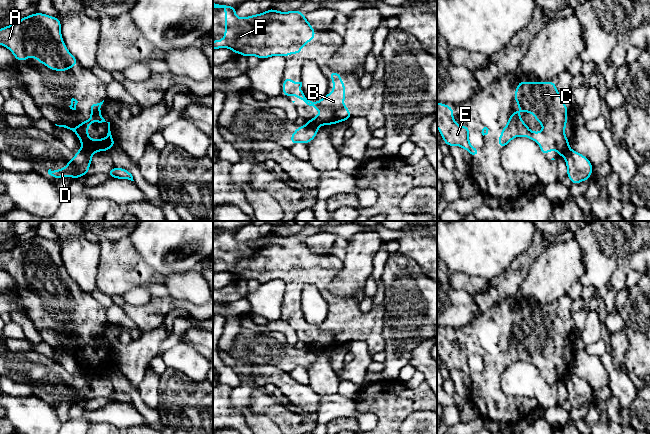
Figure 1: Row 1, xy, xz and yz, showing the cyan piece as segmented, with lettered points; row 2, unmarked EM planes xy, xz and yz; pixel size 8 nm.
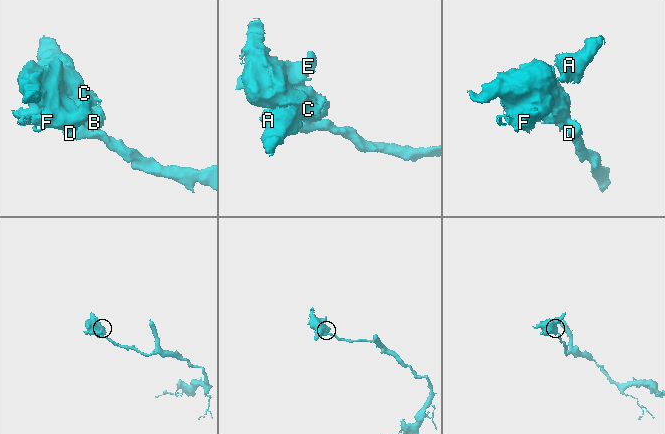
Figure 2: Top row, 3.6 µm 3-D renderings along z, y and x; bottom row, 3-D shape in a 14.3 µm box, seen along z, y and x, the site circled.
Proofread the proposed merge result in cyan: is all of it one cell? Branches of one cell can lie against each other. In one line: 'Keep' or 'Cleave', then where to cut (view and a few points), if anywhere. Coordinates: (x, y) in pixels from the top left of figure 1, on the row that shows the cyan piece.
Cleave. Split along xz (307, 123), (317, 128)

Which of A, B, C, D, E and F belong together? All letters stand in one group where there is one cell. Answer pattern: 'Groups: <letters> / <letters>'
Groups: A B C E F / D

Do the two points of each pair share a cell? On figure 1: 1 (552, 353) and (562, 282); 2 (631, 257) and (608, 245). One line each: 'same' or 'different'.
1: different
2: same

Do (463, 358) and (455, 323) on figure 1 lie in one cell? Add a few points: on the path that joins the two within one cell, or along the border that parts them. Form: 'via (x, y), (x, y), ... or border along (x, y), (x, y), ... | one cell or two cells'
border along (447, 328), (454, 333) | two cells

